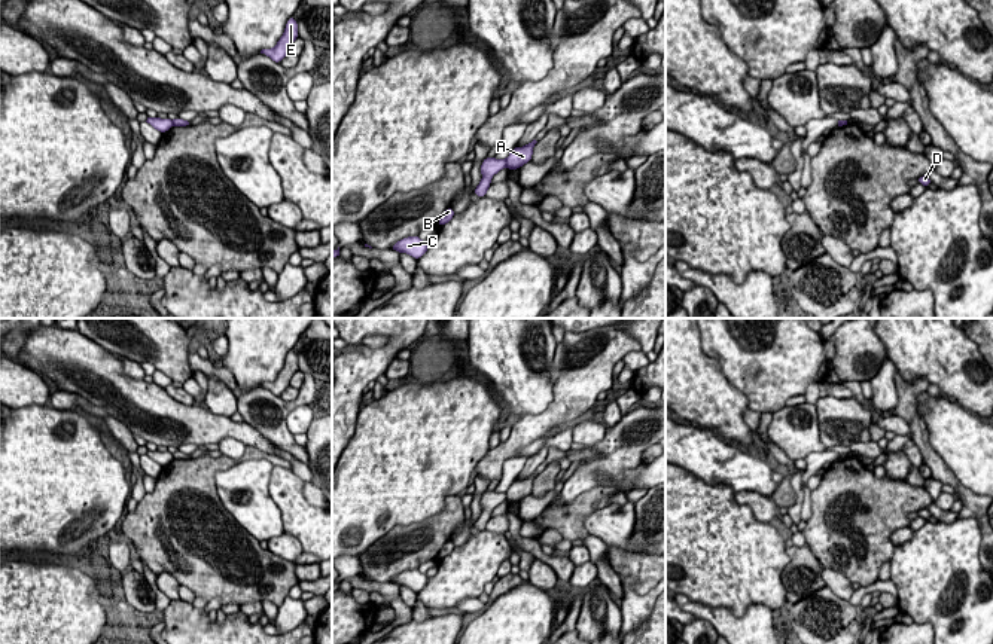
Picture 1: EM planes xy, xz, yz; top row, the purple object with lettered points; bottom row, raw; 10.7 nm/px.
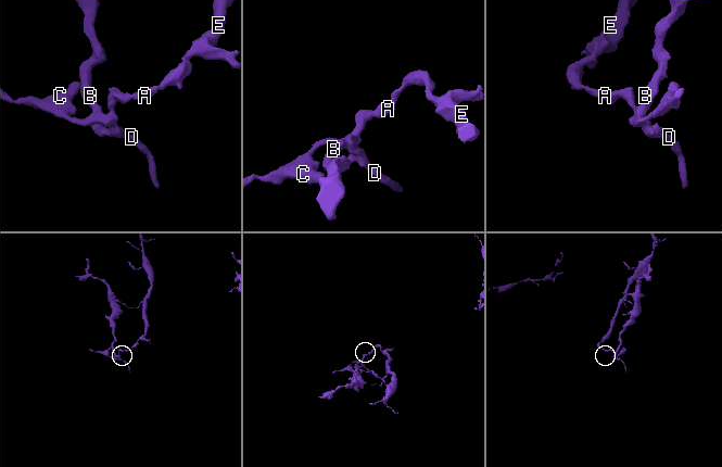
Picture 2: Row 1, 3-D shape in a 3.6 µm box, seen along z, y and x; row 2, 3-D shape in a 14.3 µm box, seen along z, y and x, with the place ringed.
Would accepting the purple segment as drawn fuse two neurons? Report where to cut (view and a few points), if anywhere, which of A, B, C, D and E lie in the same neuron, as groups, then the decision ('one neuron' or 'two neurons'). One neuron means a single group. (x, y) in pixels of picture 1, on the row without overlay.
xz (505, 493), (506, 498) | A E / B C D | two neurons

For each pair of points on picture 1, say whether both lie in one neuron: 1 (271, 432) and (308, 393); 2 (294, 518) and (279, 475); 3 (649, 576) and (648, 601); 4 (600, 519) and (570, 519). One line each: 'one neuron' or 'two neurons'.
1: one neuron
2: one neuron
3: two neurons
4: two neurons

